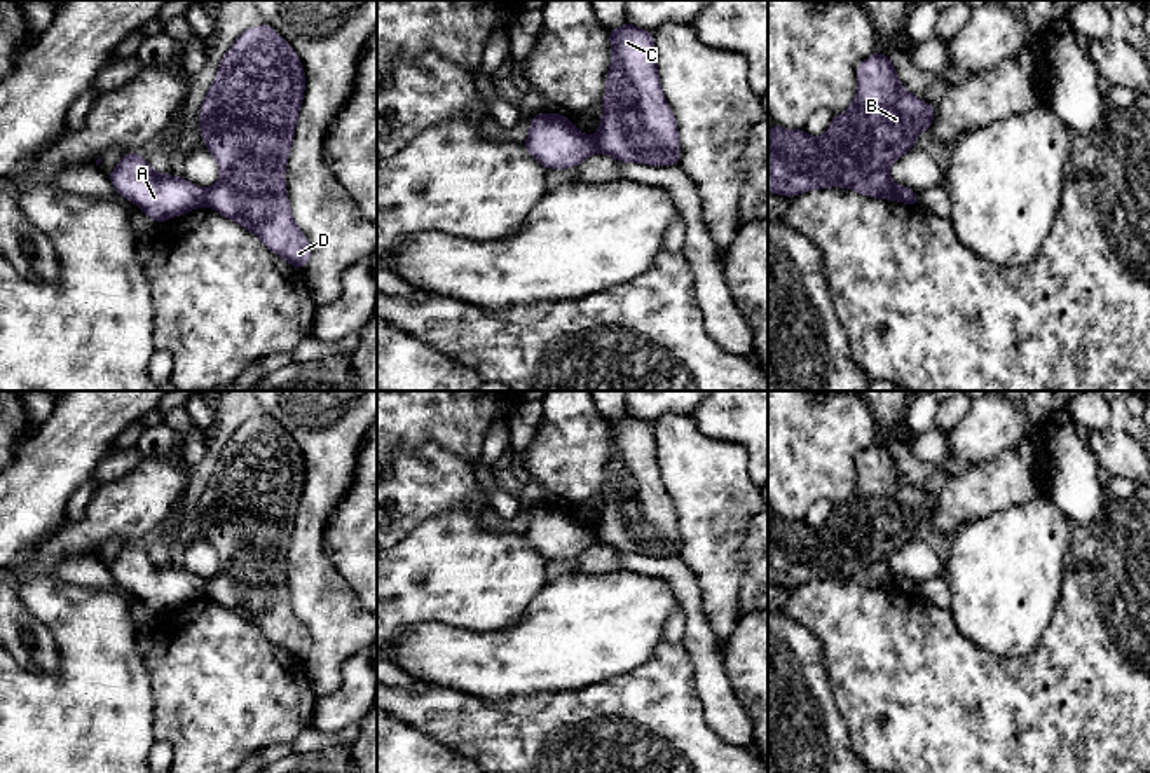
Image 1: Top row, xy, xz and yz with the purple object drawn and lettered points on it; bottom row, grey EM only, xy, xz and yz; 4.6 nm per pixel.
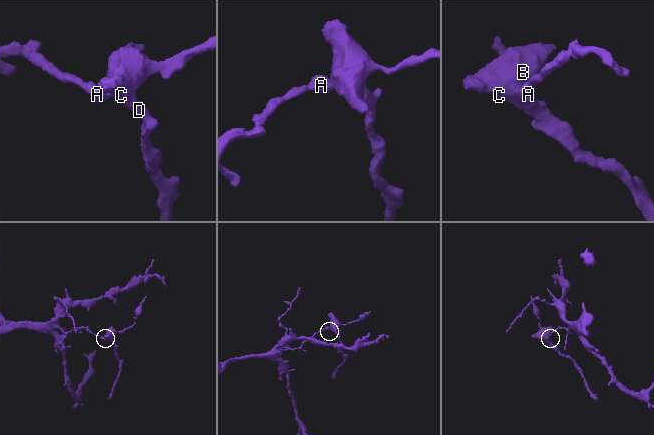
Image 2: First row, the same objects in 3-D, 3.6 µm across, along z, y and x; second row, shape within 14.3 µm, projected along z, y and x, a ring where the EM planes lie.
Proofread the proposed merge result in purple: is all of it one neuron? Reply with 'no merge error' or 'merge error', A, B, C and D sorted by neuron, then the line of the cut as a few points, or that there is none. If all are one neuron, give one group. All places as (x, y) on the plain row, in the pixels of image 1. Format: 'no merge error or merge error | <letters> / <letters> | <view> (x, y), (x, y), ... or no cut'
merge error | A / B C D | xy (203, 581), (206, 595)

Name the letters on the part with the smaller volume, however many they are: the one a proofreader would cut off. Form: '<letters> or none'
B, C, D

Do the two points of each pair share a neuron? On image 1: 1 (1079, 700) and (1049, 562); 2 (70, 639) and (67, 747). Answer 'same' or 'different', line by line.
1: different
2: same

